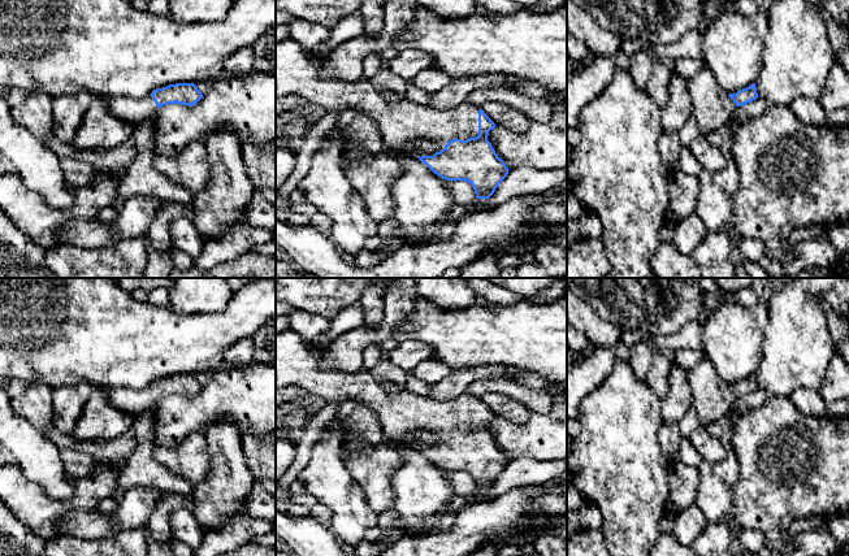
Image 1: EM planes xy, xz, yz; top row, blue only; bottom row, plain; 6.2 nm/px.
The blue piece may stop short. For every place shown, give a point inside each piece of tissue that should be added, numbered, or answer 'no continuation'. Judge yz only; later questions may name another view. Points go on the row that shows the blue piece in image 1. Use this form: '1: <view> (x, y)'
1: yz (713, 108)

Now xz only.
1: xz (401, 122)

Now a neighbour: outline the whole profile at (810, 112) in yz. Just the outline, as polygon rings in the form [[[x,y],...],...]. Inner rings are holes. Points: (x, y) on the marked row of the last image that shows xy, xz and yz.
[[[798,97],[789,105],[796,117],[807,125],[823,126],[828,125],[828,112],[822,108],[818,100],[807,100]]]

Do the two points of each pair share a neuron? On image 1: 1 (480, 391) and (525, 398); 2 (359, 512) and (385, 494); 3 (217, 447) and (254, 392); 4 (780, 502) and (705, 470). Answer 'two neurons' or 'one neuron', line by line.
1: one neuron
2: two neurons
3: two neurons
4: two neurons

